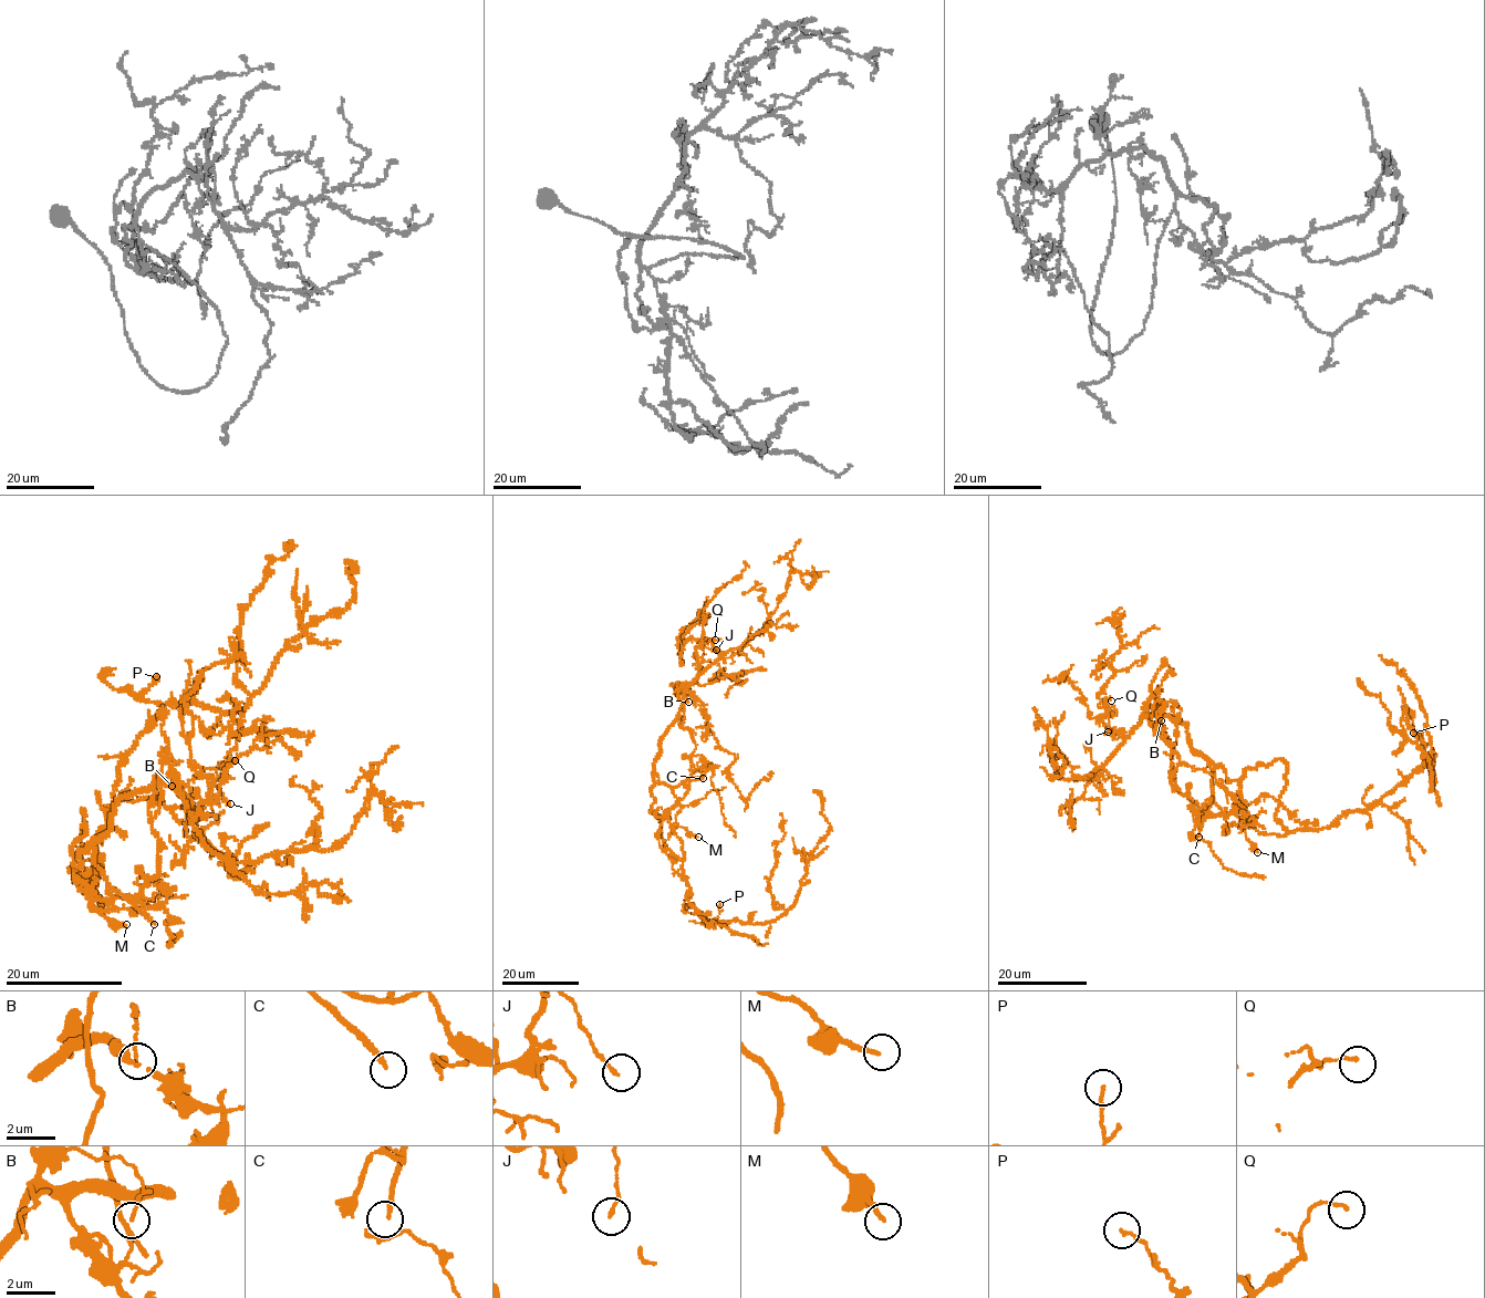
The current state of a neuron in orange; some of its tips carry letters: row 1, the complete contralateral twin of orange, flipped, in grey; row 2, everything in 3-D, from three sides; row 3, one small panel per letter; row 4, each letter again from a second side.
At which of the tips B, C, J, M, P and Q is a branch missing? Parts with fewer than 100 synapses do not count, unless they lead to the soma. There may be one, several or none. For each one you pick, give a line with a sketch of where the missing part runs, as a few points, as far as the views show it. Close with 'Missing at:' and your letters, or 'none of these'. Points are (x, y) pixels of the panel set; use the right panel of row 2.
C: (1198, 837), (1183, 897), (1161, 922), (1143, 923), (1134, 905), (1144, 826), (1135, 746), (1088, 660), (1101, 660)
Missing at: C

